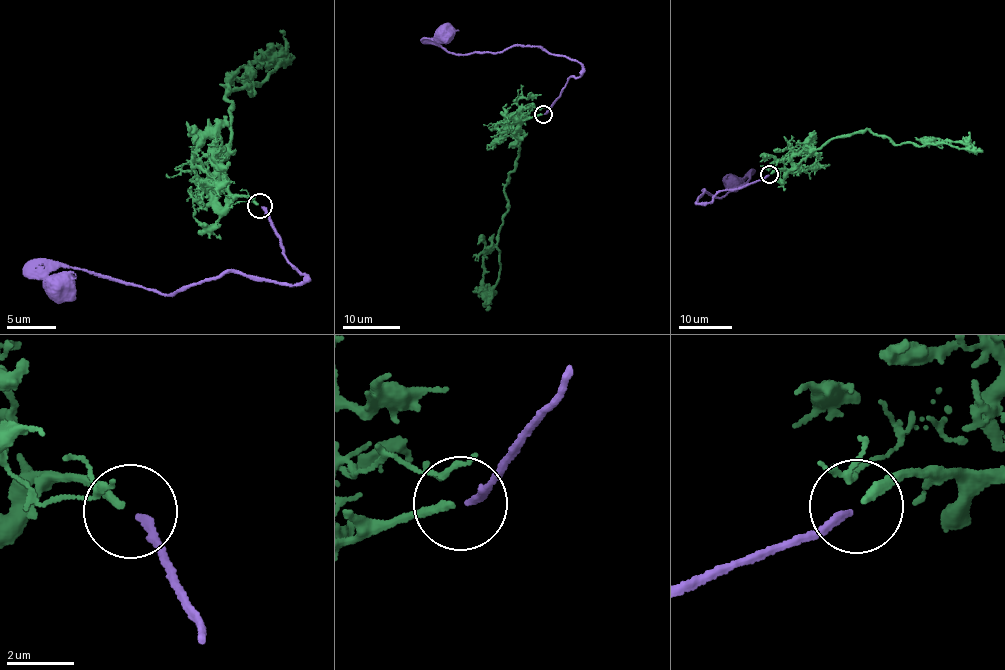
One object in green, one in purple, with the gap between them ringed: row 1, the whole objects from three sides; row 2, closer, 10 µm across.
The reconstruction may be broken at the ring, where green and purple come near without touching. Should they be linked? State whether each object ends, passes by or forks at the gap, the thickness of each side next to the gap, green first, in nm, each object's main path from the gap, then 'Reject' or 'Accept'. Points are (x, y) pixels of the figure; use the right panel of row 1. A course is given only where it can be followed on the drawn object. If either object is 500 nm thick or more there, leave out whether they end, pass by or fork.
At the ring green passes by. At the ring purple ends. Thickness 160 nm (green) against 220 nm. Course of green: (770, 173), (794, 168), (831, 140), (857, 132), (887, 136), (895, 144), (967, 146), (964, 142), (915, 137). Course of purple: (769, 175), (740, 188), (722, 189), (707, 203), (696, 203), (704, 189), (724, 196), (750, 176), (726, 187). Accept

